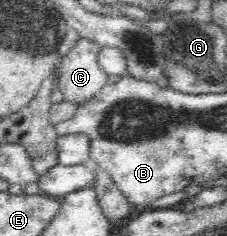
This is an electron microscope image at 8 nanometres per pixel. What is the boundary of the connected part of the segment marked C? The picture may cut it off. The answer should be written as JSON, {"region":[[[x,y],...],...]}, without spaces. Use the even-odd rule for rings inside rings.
{"region":[[[79,37],[63,56],[56,67],[60,73],[56,88],[63,93],[64,100],[83,104],[107,84],[108,74],[98,63],[100,50],[101,45],[95,41]]]}

